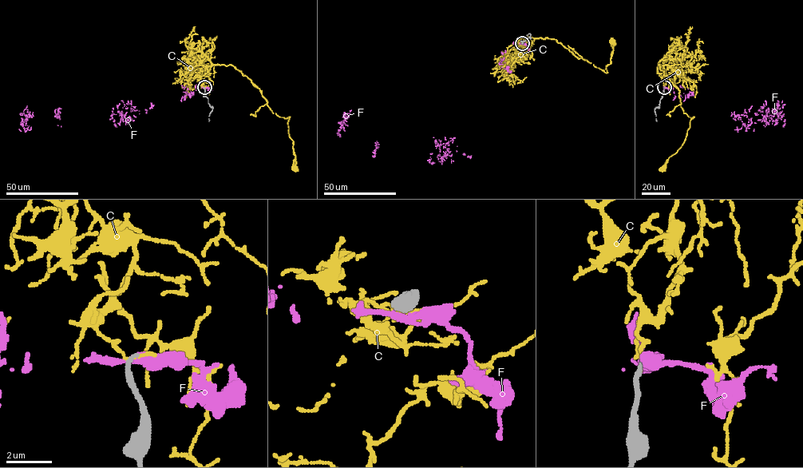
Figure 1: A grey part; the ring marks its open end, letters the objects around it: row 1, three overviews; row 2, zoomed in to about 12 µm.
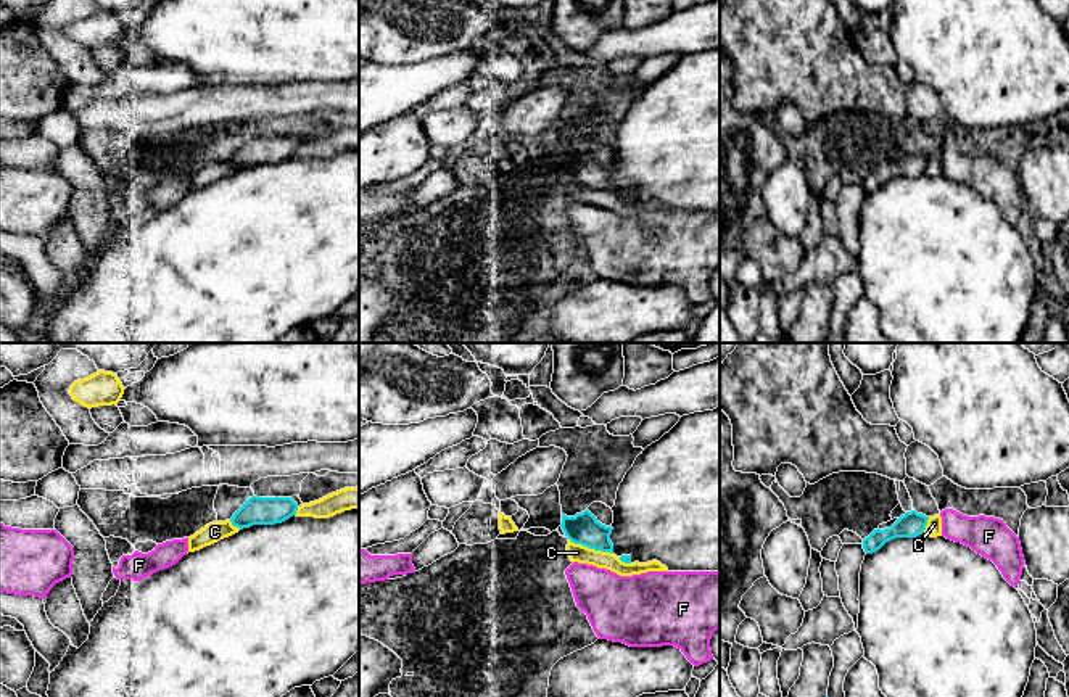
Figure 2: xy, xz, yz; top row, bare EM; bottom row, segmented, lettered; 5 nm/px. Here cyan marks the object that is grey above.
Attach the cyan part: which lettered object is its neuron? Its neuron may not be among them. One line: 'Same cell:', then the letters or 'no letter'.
Same cell: no letter

